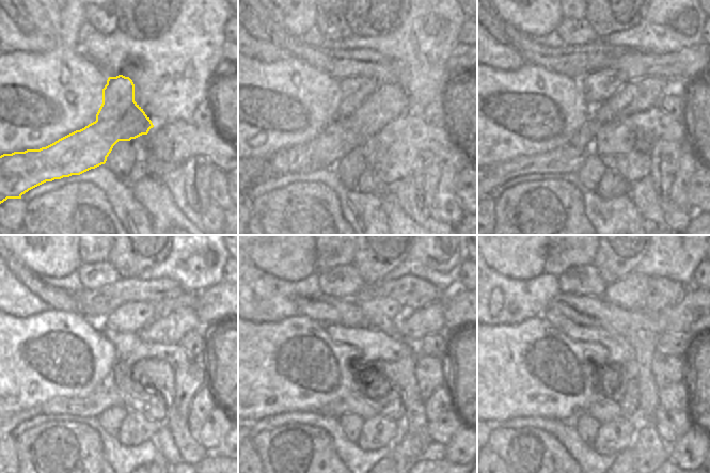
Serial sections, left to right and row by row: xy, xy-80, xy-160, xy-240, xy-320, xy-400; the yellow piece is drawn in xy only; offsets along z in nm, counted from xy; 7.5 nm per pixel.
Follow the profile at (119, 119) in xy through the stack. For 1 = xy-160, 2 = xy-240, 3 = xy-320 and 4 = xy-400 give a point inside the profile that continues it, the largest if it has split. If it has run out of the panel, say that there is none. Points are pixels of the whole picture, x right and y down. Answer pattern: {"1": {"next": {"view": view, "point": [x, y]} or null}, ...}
{"1": {"next": {"view": "xy-160", "point": [602, 89]}}, "2": {"next": {"view": "xy-240", "point": [133, 317]}}, "3": {"next": {"view": "xy-320", "point": [380, 313]}}, "4": {"next": {"view": "xy-400", "point": [630, 293]}}}

